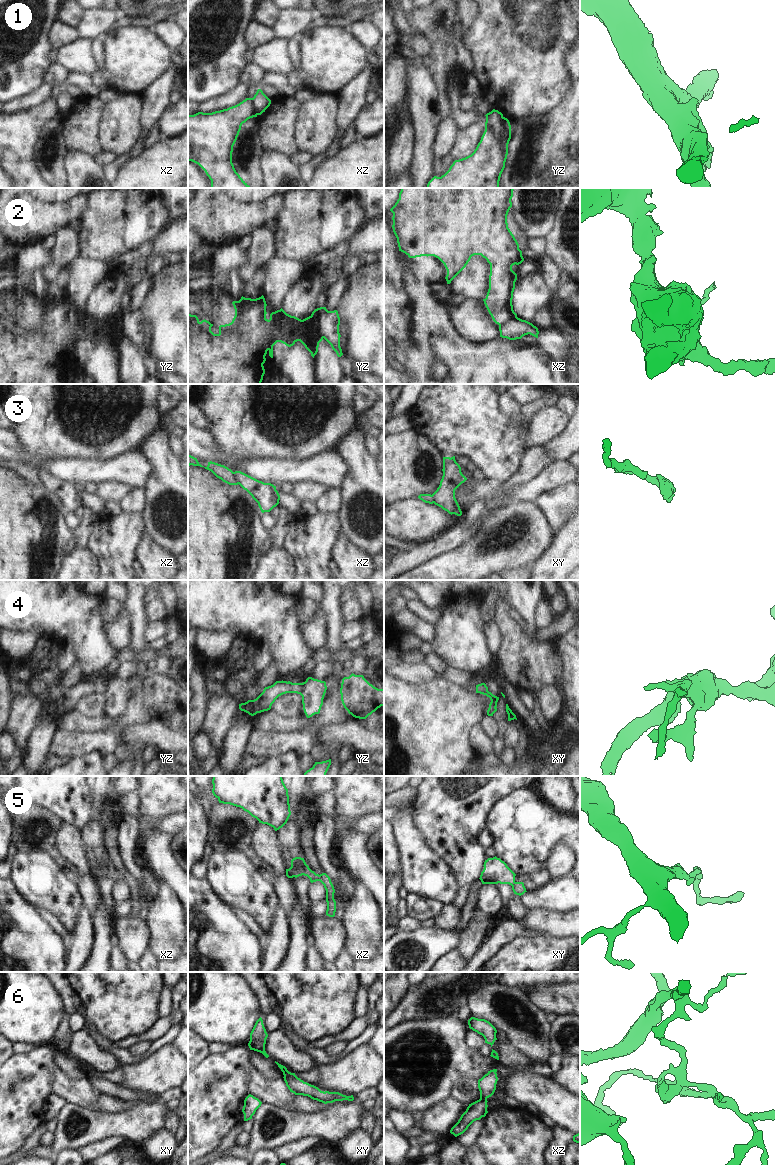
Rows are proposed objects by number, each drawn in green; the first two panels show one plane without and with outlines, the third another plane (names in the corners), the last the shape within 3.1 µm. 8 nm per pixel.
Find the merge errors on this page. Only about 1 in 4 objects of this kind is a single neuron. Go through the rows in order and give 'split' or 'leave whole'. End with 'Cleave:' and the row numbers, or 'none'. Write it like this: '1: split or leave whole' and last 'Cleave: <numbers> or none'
1: split
2: split
3: split
4: split
5: split
6: split
Cleave: 1, 2, 3, 4, 5, 6

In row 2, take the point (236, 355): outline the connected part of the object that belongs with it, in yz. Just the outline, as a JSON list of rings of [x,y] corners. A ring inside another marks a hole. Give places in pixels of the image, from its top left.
[[[263,295],[256,299],[242,296],[232,304],[235,316],[231,323],[219,326],[218,334],[211,331],[213,324],[209,321],[204,319],[200,322],[196,315],[188,313],[188,384],[261,384],[265,374],[265,356],[268,353],[273,358],[273,346],[277,342],[291,347],[300,341],[313,358],[317,354],[323,340],[319,333],[319,319],[328,312],[326,307],[315,309],[303,320],[281,308],[272,312],[268,320]]]

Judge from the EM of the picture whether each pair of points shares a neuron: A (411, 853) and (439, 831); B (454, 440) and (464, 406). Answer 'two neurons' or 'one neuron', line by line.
A: two neurons
B: one neuron

